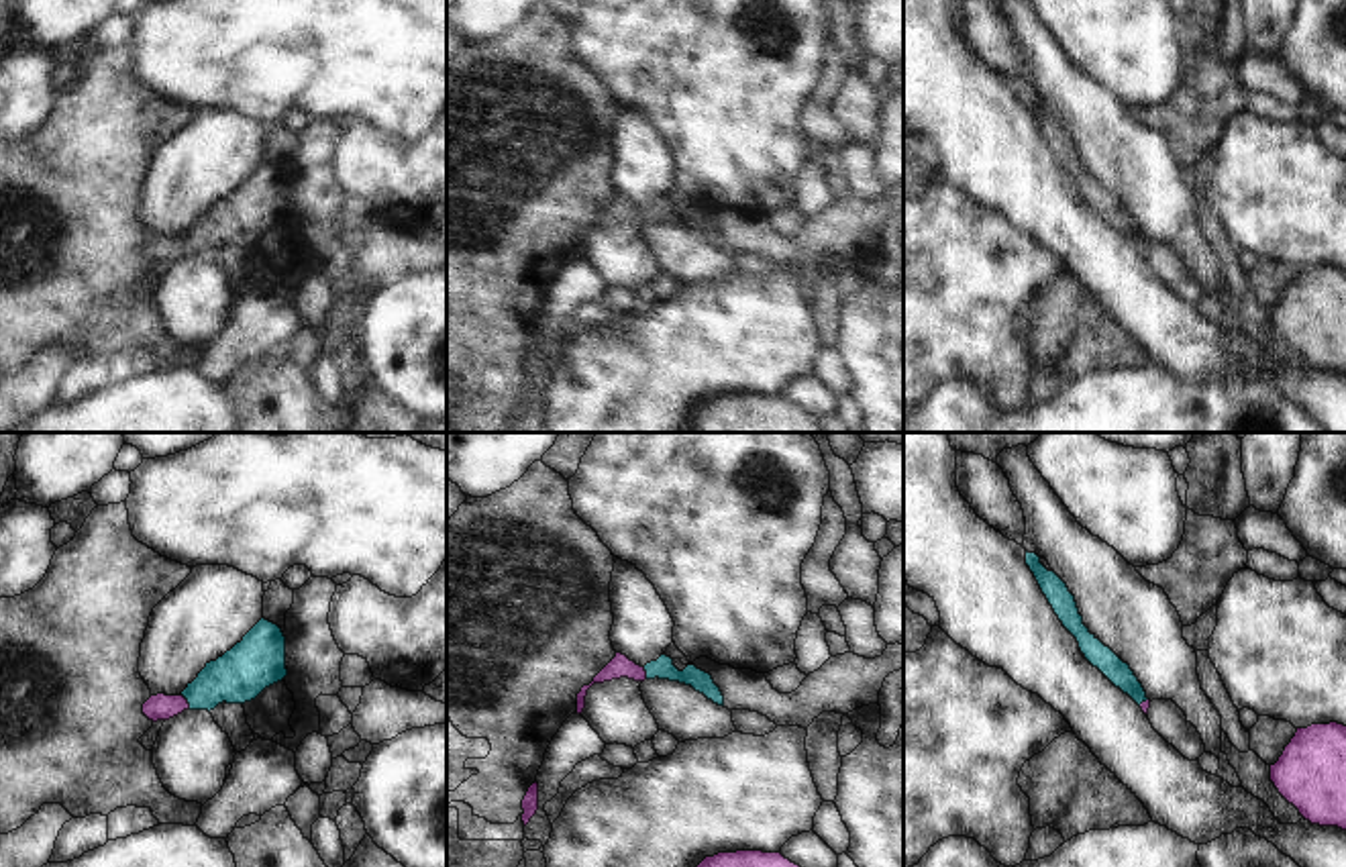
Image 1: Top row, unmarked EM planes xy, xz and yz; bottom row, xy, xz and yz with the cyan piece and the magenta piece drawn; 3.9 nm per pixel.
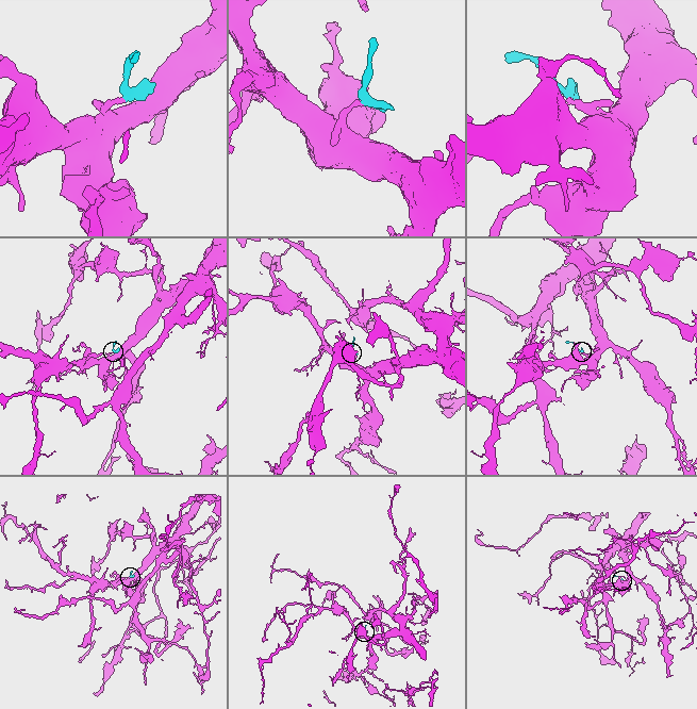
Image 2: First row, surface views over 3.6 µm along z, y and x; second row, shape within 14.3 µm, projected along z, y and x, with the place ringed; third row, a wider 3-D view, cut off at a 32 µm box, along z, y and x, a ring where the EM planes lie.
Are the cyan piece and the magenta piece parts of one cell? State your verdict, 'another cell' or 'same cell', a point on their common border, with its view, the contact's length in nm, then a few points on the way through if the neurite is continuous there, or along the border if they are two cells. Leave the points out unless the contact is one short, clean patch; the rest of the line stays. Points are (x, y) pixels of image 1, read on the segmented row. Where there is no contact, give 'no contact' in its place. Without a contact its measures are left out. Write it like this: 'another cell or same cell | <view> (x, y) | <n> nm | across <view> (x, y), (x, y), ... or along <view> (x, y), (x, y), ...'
same cell | xy (186, 698) | 70 nm | across xy (241, 674), (186, 698), (160, 706)

